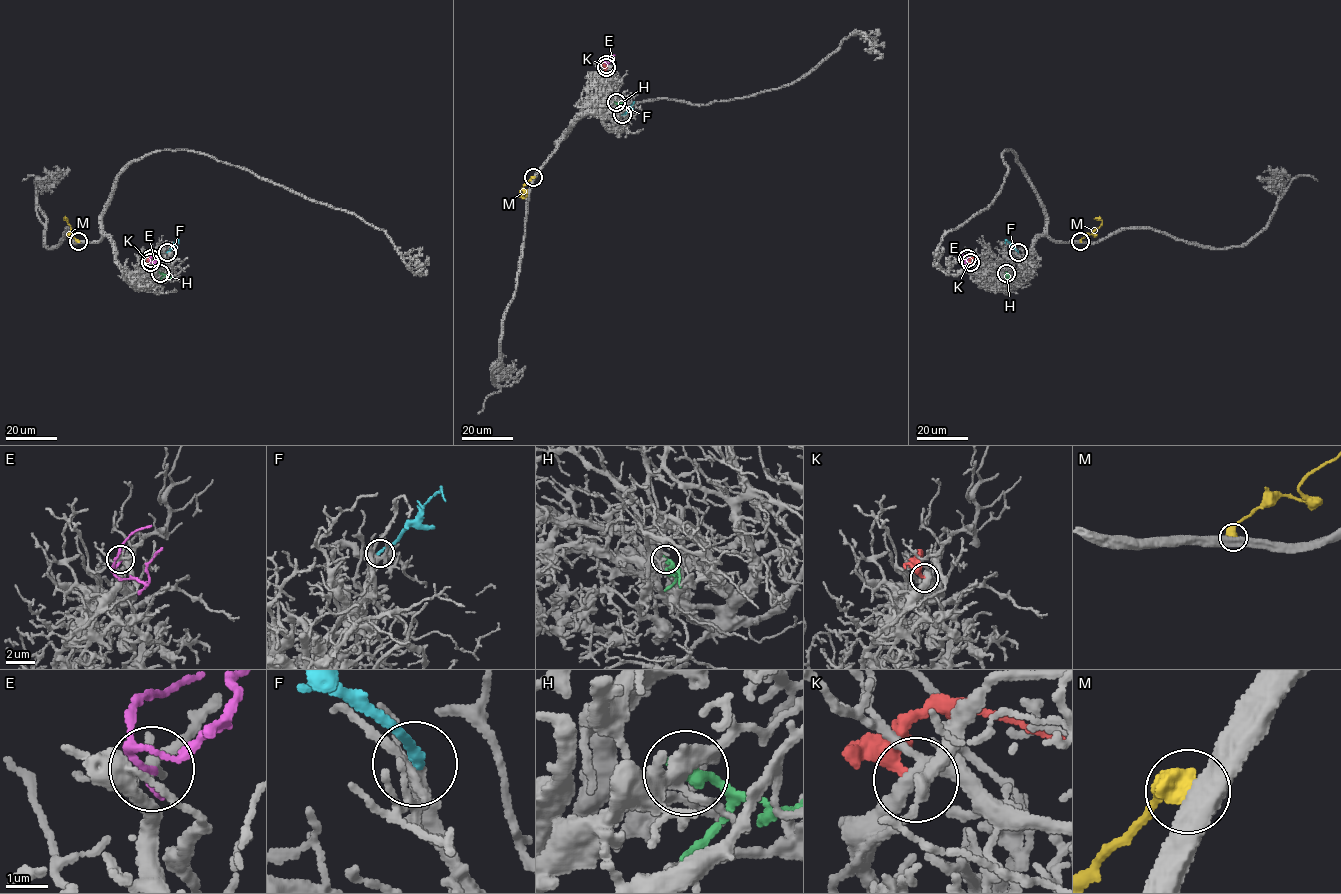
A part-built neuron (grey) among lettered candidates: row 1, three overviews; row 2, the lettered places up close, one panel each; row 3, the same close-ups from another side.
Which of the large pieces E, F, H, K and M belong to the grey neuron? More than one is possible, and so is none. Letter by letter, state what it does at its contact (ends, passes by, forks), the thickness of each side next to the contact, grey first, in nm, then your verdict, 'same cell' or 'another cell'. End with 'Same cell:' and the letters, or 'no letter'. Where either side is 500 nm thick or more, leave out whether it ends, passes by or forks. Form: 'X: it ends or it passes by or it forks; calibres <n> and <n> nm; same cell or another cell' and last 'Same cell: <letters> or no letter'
E: it ends; calibres 200 and 260 nm; another cell
F: it ends; calibres 260 and 240 nm; same cell
H: it ends; calibres 320 and 320 nm; another cell
K: it ends; calibres 340 and 280 nm; another cell
M: calibres 550 and 600 nm; another cell
Same cell: F

